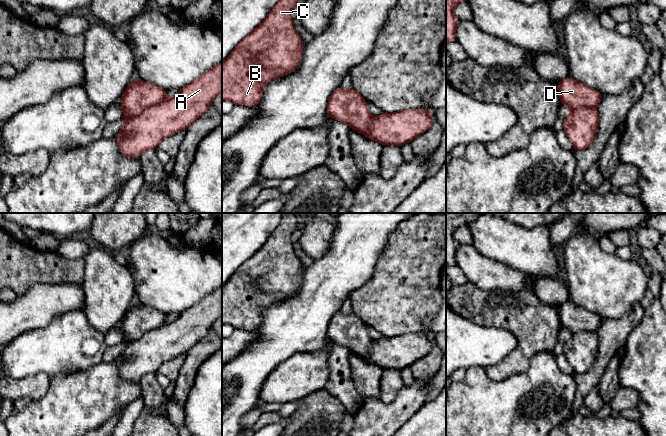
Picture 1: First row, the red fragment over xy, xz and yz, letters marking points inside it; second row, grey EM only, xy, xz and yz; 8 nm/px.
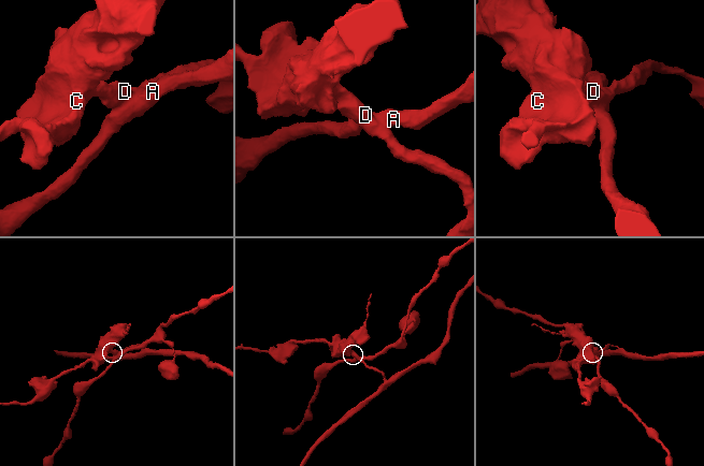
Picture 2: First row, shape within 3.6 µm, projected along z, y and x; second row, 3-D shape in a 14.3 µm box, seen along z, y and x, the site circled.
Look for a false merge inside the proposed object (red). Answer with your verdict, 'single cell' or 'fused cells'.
fused cells

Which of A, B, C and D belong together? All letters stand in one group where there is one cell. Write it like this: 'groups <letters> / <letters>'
groups A / B C D

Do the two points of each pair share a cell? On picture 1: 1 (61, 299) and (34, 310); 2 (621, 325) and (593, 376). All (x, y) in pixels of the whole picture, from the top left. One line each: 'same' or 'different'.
1: same
2: same

